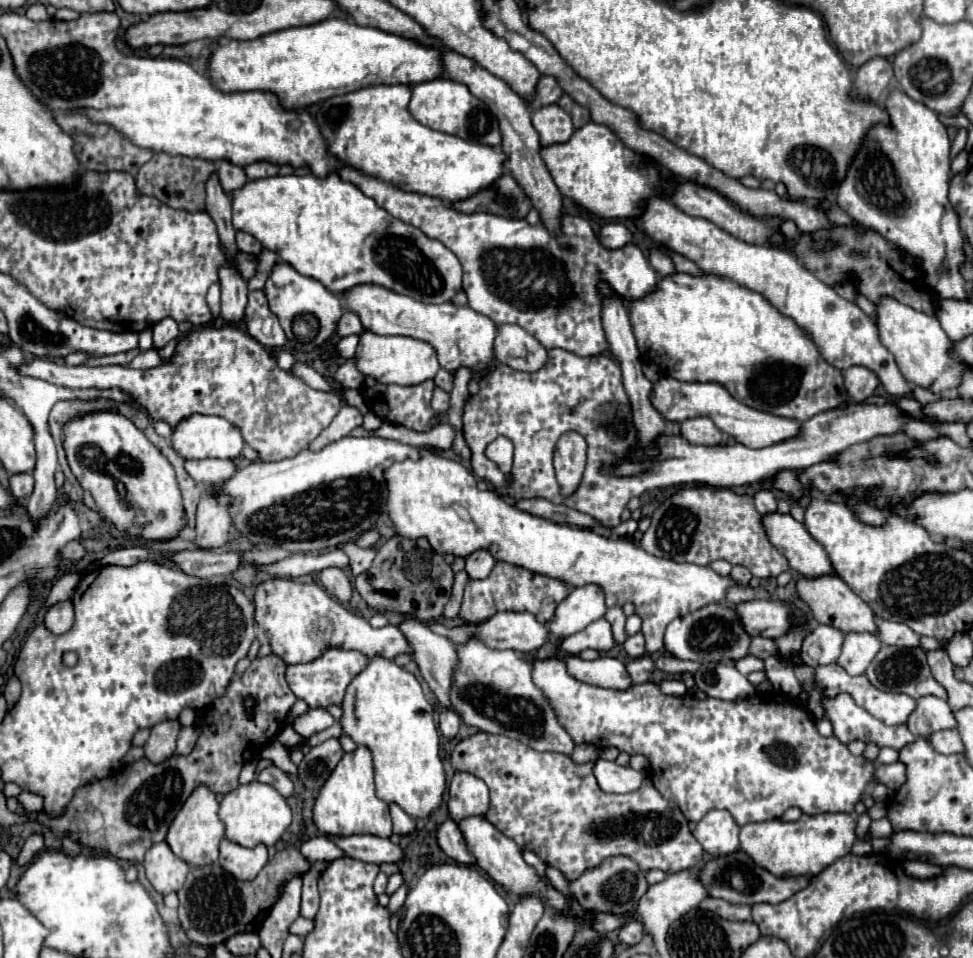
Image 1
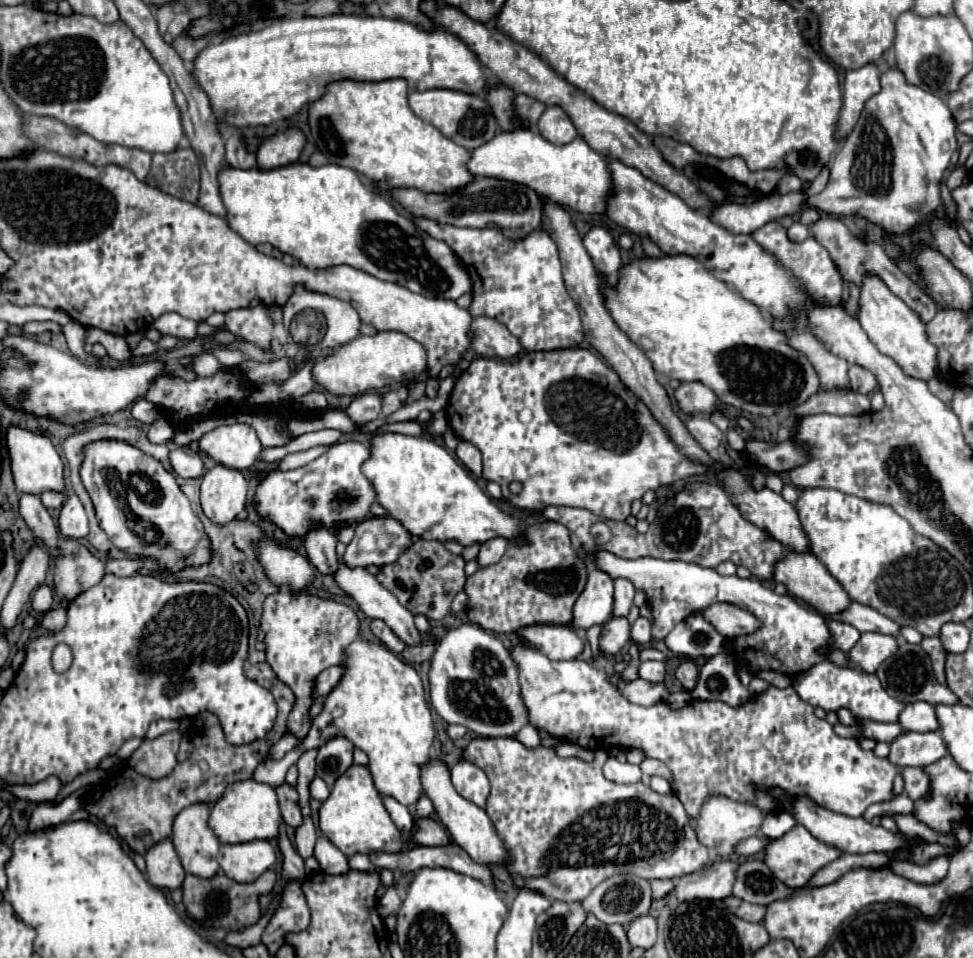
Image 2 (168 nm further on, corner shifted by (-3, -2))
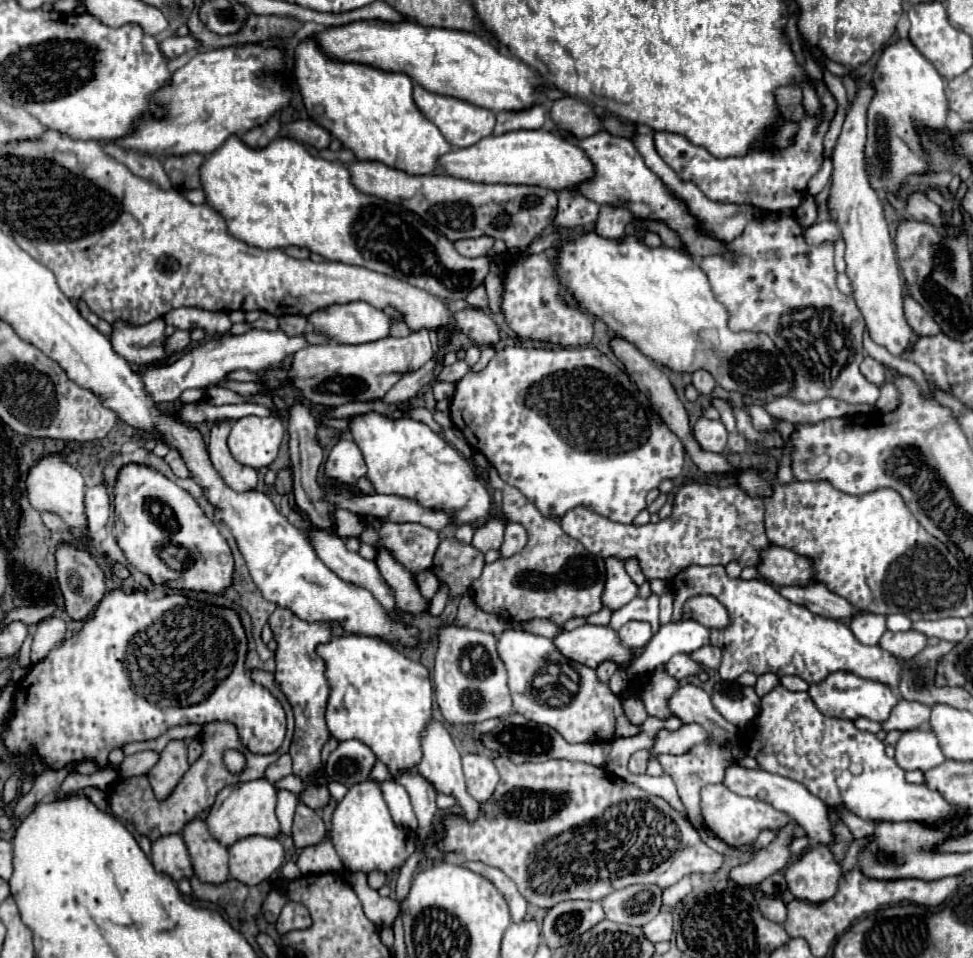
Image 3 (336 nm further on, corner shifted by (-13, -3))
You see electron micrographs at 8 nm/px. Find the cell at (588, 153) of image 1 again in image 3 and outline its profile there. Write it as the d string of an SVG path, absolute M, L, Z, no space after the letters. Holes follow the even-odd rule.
M521 129L497 137L495 135L485 137L471 147L453 149L441 155L439 169L443 169L445 175L473 183L539 185L553 191L577 189L579 183L593 177L593 163L589 161L589 157L579 147L575 147L573 143L565 141L563 137L547 129L535 129L535 131Z

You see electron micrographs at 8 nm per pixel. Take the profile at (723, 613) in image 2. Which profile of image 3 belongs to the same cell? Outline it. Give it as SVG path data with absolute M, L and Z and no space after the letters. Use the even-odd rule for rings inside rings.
M711 595L691 597L683 605L683 619L693 619L709 629L723 629L729 625L729 615L725 607Z

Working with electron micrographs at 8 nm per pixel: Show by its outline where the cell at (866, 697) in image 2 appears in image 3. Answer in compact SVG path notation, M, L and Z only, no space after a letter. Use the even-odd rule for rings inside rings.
M845 671L831 673L825 681L813 683L809 687L809 695L815 701L817 709L827 717L849 719L849 721L855 721L857 717L867 717L867 719L879 721L879 723L883 723L889 717L889 711L899 701L895 697L895 693L889 687L885 687L883 683L869 681L869 679L863 679L863 677L857 677L853 673L845 673Z

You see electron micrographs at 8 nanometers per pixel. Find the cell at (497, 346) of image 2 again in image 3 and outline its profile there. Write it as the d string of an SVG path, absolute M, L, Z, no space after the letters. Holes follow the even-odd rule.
M461 309L453 313L453 319L457 323L457 327L471 337L477 345L493 345L499 341L499 331L497 325L491 321L491 317L487 313L483 313L481 309Z

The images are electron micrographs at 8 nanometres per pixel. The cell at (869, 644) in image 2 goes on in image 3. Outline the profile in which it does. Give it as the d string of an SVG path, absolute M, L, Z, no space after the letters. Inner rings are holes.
M915 629L901 631L901 633L887 631L881 637L879 645L885 647L887 651L893 651L893 655L897 655L899 659L913 659L919 651L927 647L927 637Z

